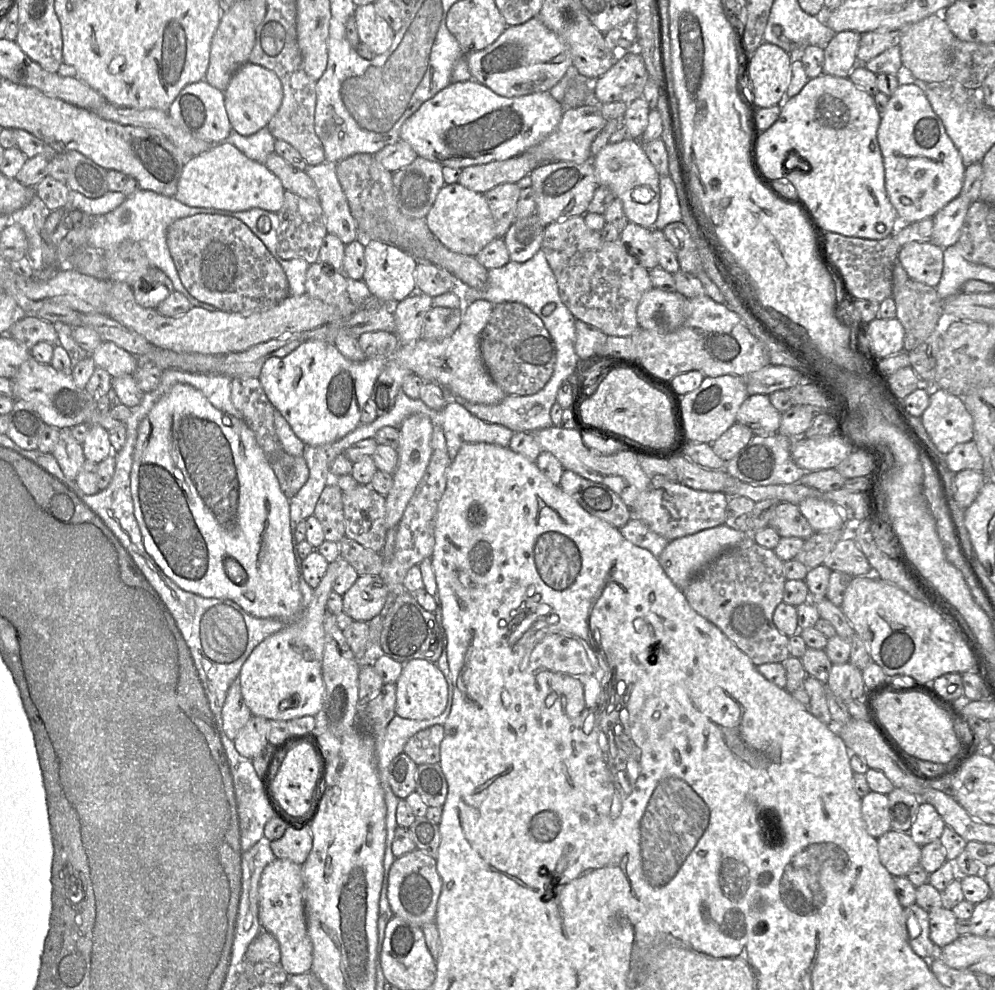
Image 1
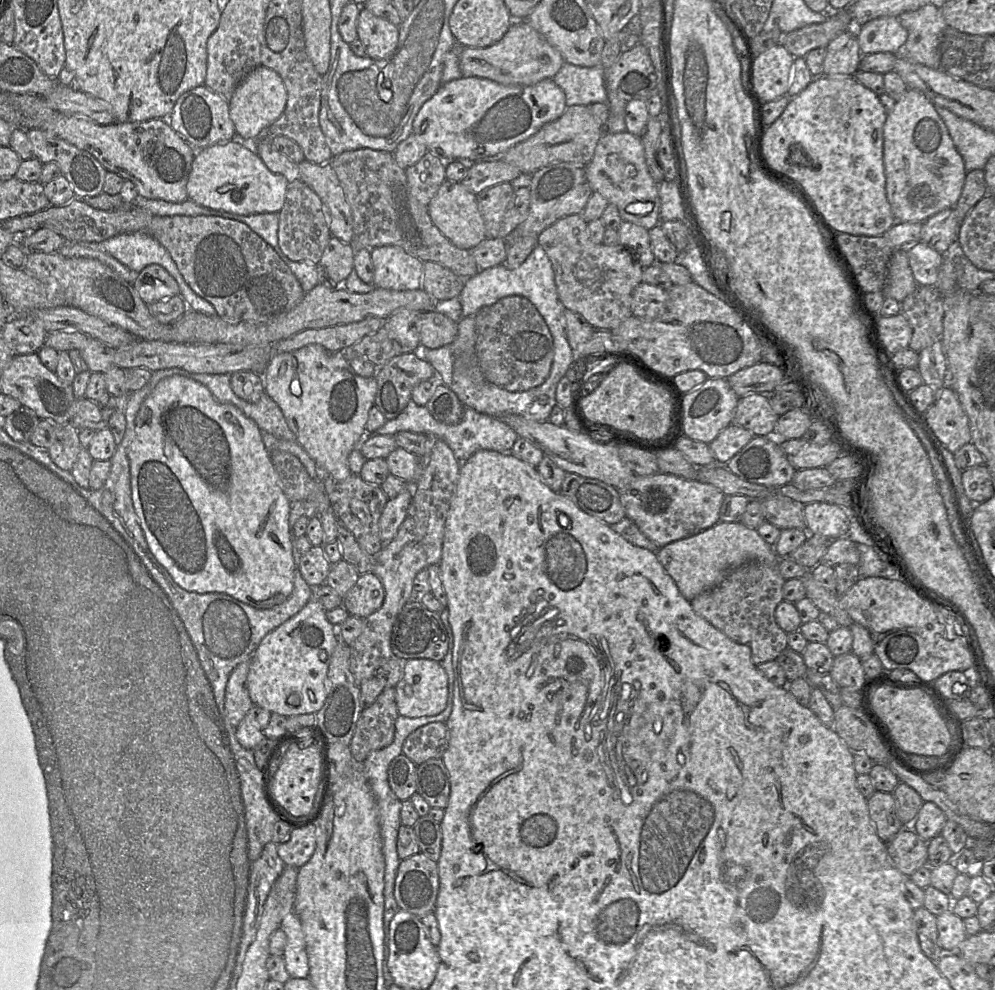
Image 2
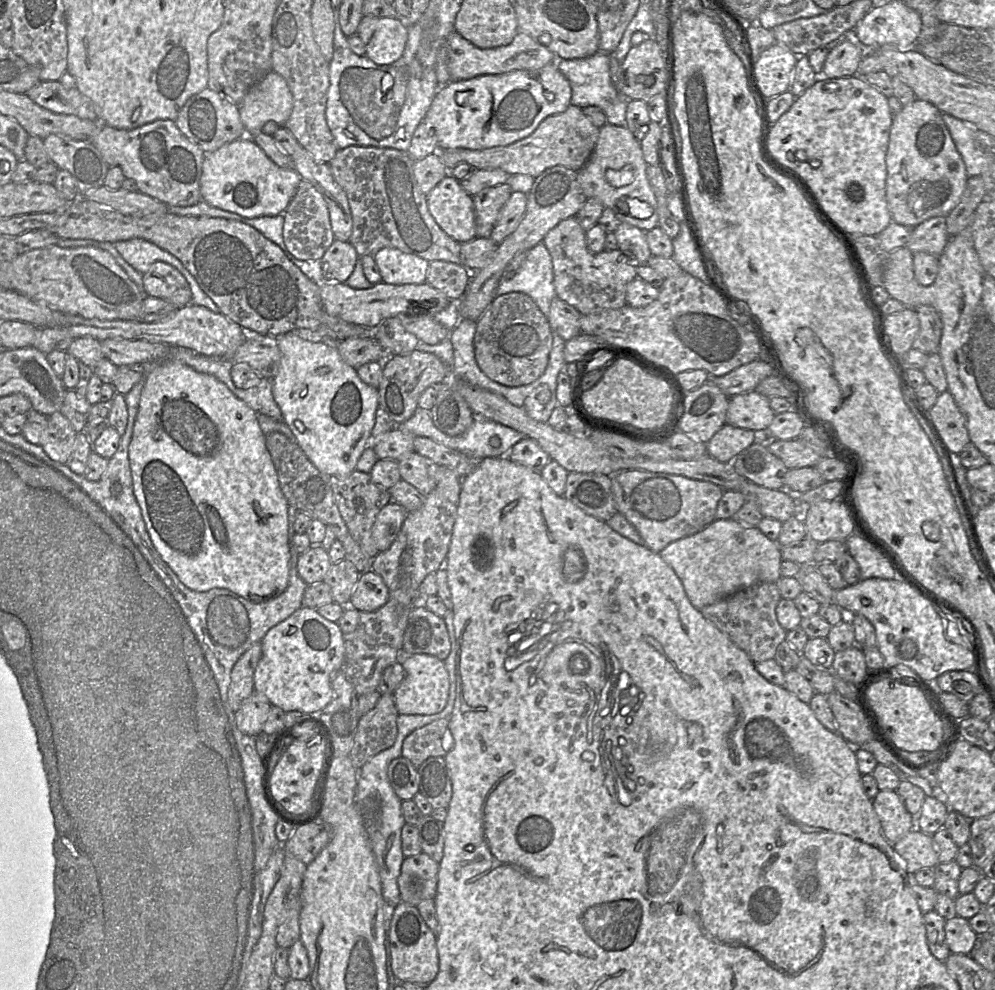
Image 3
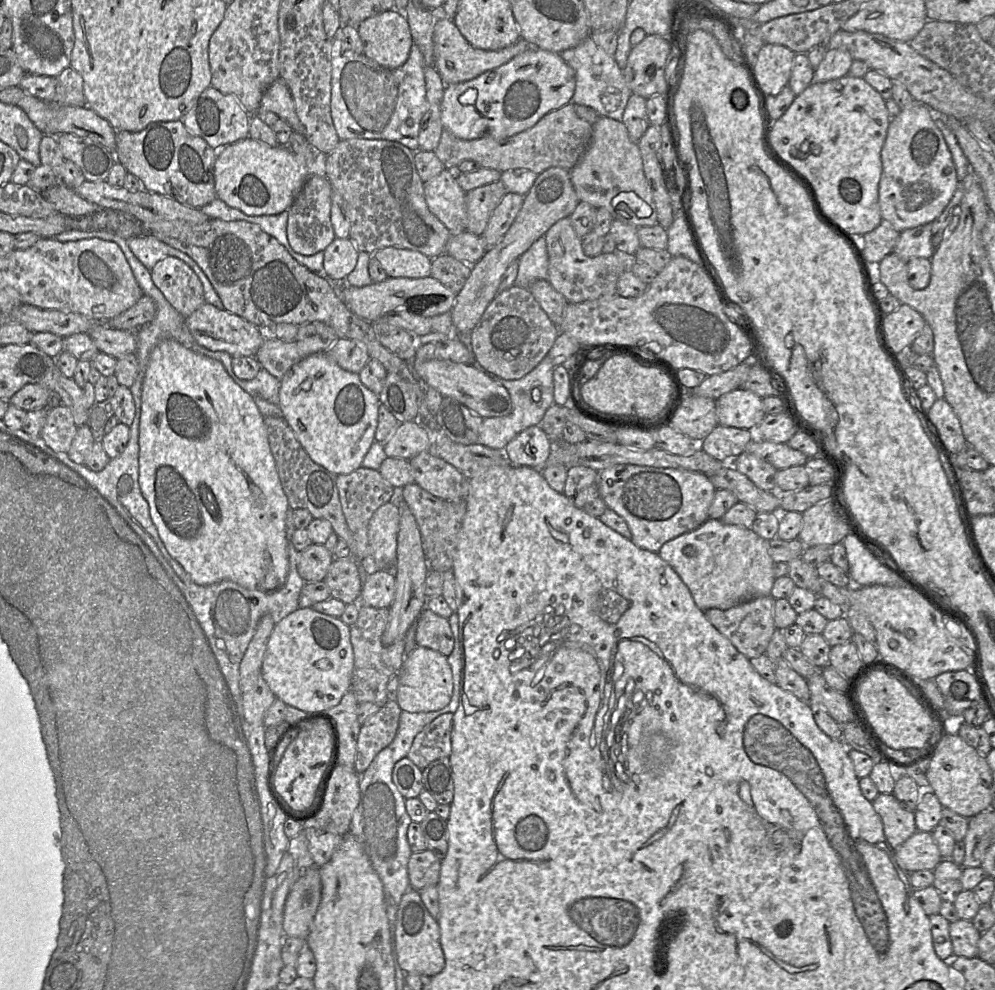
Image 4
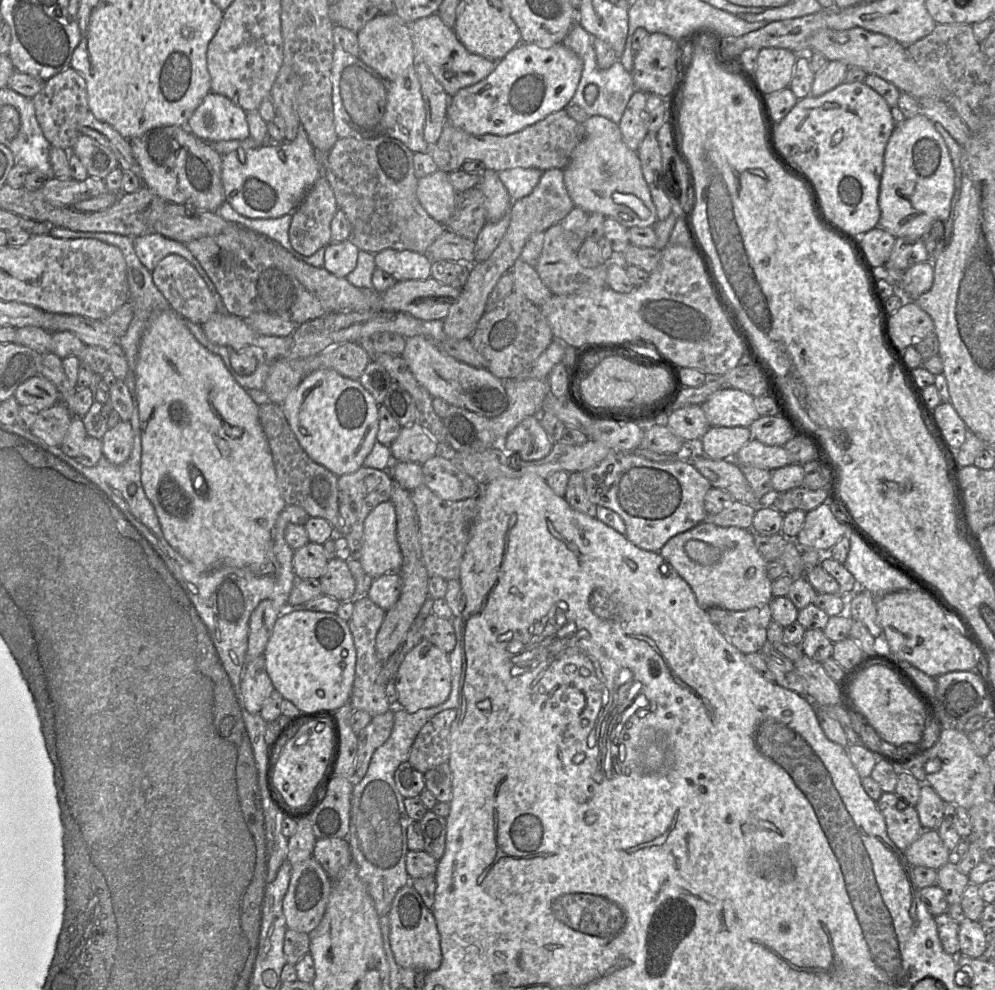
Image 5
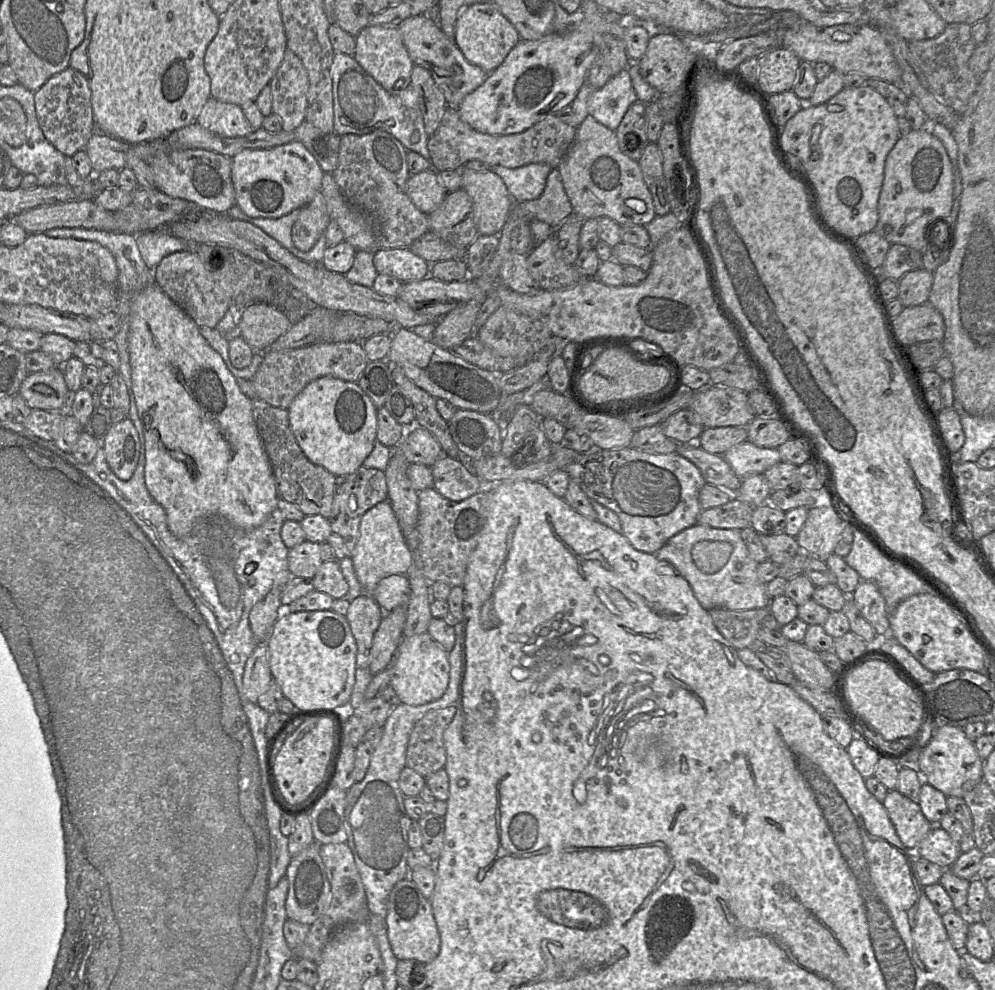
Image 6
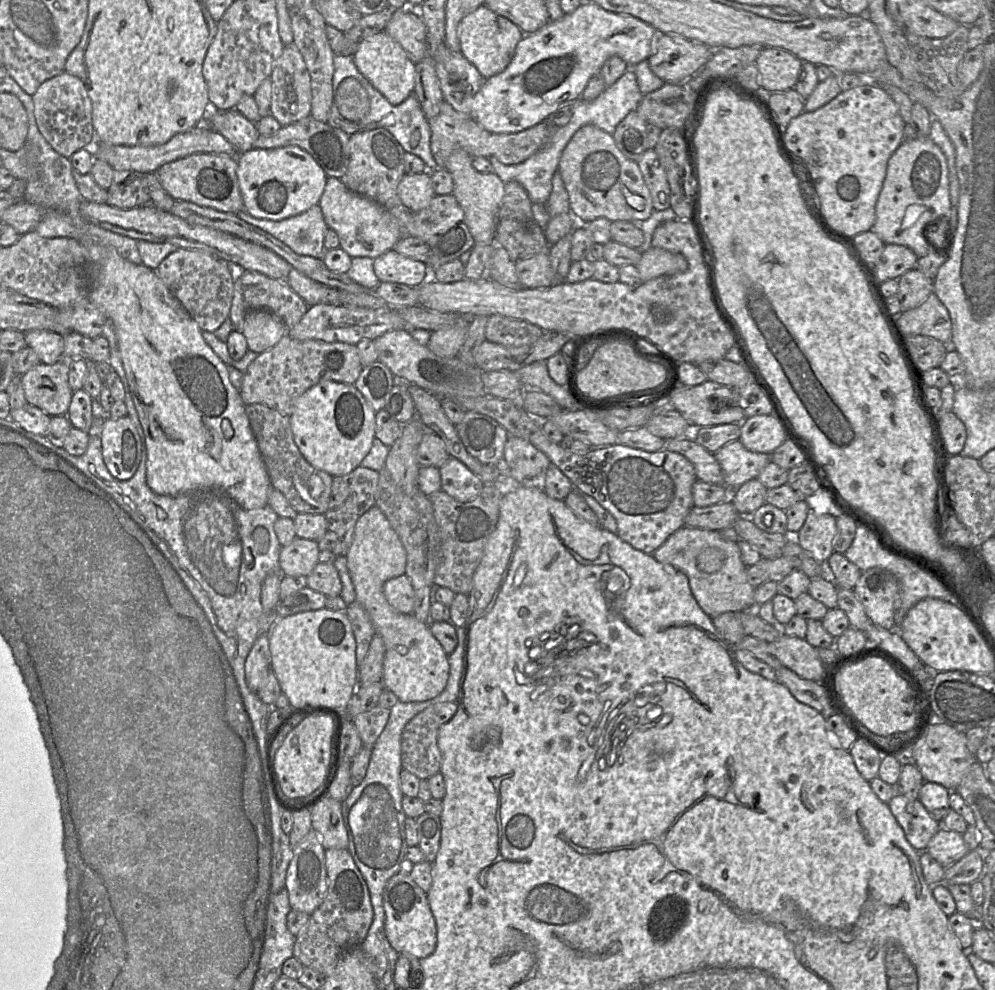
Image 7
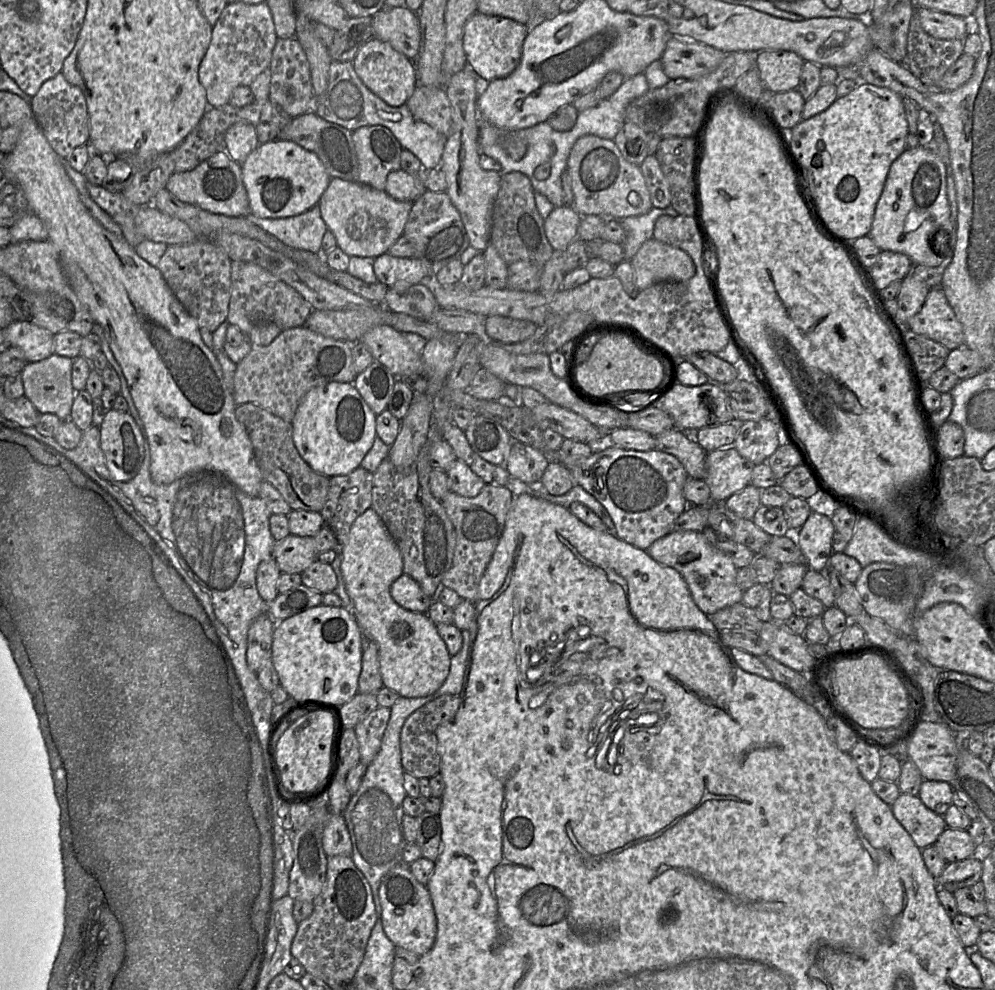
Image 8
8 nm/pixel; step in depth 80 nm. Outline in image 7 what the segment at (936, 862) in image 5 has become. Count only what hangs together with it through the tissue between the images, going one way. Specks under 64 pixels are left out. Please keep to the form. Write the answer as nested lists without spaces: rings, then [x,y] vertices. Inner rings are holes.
[[[941,826],[928,842],[926,851],[944,868],[948,868],[970,850],[967,848],[962,834]]]

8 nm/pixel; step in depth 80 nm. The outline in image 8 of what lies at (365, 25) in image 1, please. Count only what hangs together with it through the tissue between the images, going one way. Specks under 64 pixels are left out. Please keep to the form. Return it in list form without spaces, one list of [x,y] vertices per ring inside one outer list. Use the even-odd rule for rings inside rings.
[[[376,37],[369,39],[359,49],[353,59],[353,67],[366,87],[392,107],[404,105],[417,86],[417,71],[413,60]]]

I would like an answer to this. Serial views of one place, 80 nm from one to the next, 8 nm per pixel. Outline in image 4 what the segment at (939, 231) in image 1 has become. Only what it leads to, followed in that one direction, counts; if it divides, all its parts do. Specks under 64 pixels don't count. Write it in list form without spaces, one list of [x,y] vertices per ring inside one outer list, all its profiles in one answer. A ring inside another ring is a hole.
[[[931,223],[904,230],[900,232],[893,253],[906,262],[917,257],[931,259],[935,251],[931,236]]]

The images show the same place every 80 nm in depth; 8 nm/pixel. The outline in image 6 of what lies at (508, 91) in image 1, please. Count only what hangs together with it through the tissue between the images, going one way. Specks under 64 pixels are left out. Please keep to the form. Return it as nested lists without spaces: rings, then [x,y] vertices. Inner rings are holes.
[[[411,16],[402,21],[397,28],[414,65],[421,65],[430,71],[449,107],[458,108],[465,96],[481,86],[488,77],[489,73],[464,57],[454,39],[449,38],[431,16]]]

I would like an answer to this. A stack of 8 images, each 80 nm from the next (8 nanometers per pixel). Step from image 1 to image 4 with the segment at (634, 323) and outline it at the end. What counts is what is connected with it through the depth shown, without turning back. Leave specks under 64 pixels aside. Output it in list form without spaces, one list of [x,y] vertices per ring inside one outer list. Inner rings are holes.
[[[570,217],[559,220],[545,234],[548,252],[548,277],[552,287],[568,302],[580,303],[617,293],[617,282],[625,271],[636,263],[634,256],[622,256],[617,252],[601,253],[588,257],[583,252],[582,239],[575,233]]]

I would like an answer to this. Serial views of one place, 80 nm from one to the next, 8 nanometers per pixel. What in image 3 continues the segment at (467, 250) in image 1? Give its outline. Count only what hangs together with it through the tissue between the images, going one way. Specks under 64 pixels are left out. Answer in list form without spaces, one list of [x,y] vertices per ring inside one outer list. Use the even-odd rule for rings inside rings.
[[[448,173],[427,195],[432,217],[441,229],[459,243],[477,237],[473,196]]]

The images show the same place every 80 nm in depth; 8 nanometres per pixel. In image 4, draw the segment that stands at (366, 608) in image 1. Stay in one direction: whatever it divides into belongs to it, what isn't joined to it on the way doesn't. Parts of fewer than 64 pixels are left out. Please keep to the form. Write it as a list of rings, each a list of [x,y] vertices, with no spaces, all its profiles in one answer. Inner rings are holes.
[[[371,569],[363,580],[359,605],[389,609],[395,597],[395,582],[394,571]]]

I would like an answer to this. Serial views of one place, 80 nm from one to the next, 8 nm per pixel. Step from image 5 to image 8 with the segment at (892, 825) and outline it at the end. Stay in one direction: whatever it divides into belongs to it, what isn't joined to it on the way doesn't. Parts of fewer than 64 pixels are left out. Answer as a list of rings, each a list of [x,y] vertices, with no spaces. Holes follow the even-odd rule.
[[[900,793],[891,810],[920,849],[934,845],[947,827],[944,817],[927,808],[918,795]]]

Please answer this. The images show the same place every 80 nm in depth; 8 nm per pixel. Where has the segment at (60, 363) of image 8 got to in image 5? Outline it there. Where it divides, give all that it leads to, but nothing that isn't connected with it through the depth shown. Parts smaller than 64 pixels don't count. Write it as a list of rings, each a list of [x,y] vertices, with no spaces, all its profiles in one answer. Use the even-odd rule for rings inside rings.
[[[38,375],[23,382],[14,393],[21,406],[42,411],[60,402],[56,386],[45,377]]]

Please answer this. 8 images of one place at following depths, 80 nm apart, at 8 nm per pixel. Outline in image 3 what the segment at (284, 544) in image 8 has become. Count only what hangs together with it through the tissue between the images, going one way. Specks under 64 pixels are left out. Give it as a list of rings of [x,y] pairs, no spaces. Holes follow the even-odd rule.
[[[314,545],[299,554],[297,572],[307,585],[311,585],[324,580],[331,564],[328,553],[322,545]]]

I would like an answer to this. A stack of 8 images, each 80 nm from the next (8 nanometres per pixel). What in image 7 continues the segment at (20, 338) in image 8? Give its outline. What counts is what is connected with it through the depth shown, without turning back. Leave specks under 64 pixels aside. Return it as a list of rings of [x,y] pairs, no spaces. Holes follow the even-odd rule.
[[[32,330],[25,333],[27,347],[31,348],[39,356],[41,363],[54,364],[63,358],[63,335],[47,331]]]

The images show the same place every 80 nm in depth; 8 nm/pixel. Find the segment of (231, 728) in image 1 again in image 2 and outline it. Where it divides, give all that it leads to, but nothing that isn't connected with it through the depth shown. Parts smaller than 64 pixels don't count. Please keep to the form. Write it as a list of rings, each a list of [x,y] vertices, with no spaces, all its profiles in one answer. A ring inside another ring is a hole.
[[[250,660],[240,663],[232,671],[228,680],[224,708],[224,722],[226,726],[237,727],[254,705],[247,689],[250,663]]]

